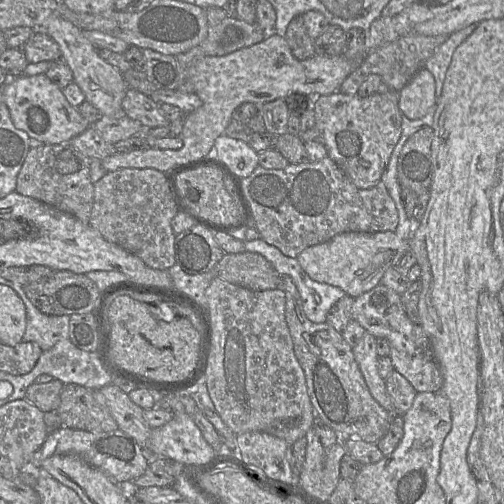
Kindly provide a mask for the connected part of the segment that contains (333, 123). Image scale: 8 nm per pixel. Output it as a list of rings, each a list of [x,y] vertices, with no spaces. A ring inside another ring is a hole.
[[[389,90],[367,97],[345,94],[340,91],[329,95],[320,95],[315,102],[315,127],[325,139],[328,156],[343,170],[351,182],[359,189],[376,186],[382,178],[391,153],[401,136],[402,117],[399,106],[399,91]]]

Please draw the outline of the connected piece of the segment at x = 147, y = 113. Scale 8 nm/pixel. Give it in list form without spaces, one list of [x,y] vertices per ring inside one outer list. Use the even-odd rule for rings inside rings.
[[[133,88],[127,90],[122,108],[128,117],[139,121],[144,128],[163,127],[170,123],[162,113],[160,104]]]

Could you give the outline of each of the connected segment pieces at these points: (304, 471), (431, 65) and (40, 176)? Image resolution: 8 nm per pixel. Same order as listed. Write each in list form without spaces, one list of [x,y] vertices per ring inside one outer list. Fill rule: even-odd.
[[[310,428],[307,439],[306,456],[300,472],[300,488],[311,498],[328,502],[340,476],[340,461],[346,454],[343,442],[324,447],[315,432]]]
[[[478,23],[456,31],[449,35],[448,39],[429,57],[424,67],[434,76],[436,84],[436,99],[440,98],[447,70],[456,48],[475,30]]]
[[[71,143],[44,144],[30,148],[17,176],[17,193],[41,201],[62,212],[71,214],[84,224],[90,224],[94,204],[94,183],[90,176],[91,158]]]

